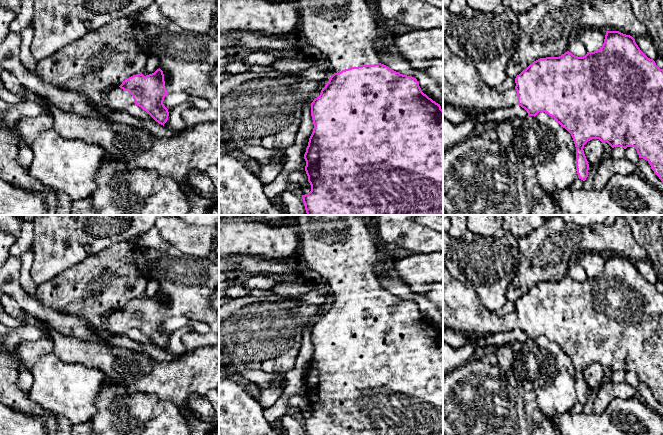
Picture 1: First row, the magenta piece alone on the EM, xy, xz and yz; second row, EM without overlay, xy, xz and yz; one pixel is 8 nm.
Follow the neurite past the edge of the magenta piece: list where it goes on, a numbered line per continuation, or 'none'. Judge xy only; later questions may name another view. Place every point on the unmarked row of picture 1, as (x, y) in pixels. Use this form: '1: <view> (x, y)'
1: xy (118, 323)

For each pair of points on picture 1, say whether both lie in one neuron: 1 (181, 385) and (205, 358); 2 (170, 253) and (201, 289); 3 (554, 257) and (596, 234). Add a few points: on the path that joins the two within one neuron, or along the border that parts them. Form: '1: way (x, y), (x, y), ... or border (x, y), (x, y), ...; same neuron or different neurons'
1: way (188, 378), (201, 365); same neuron
2: way (174, 262), (192, 280); same neuron
3: way (564, 247), (577, 234), (586, 234); same neuron

